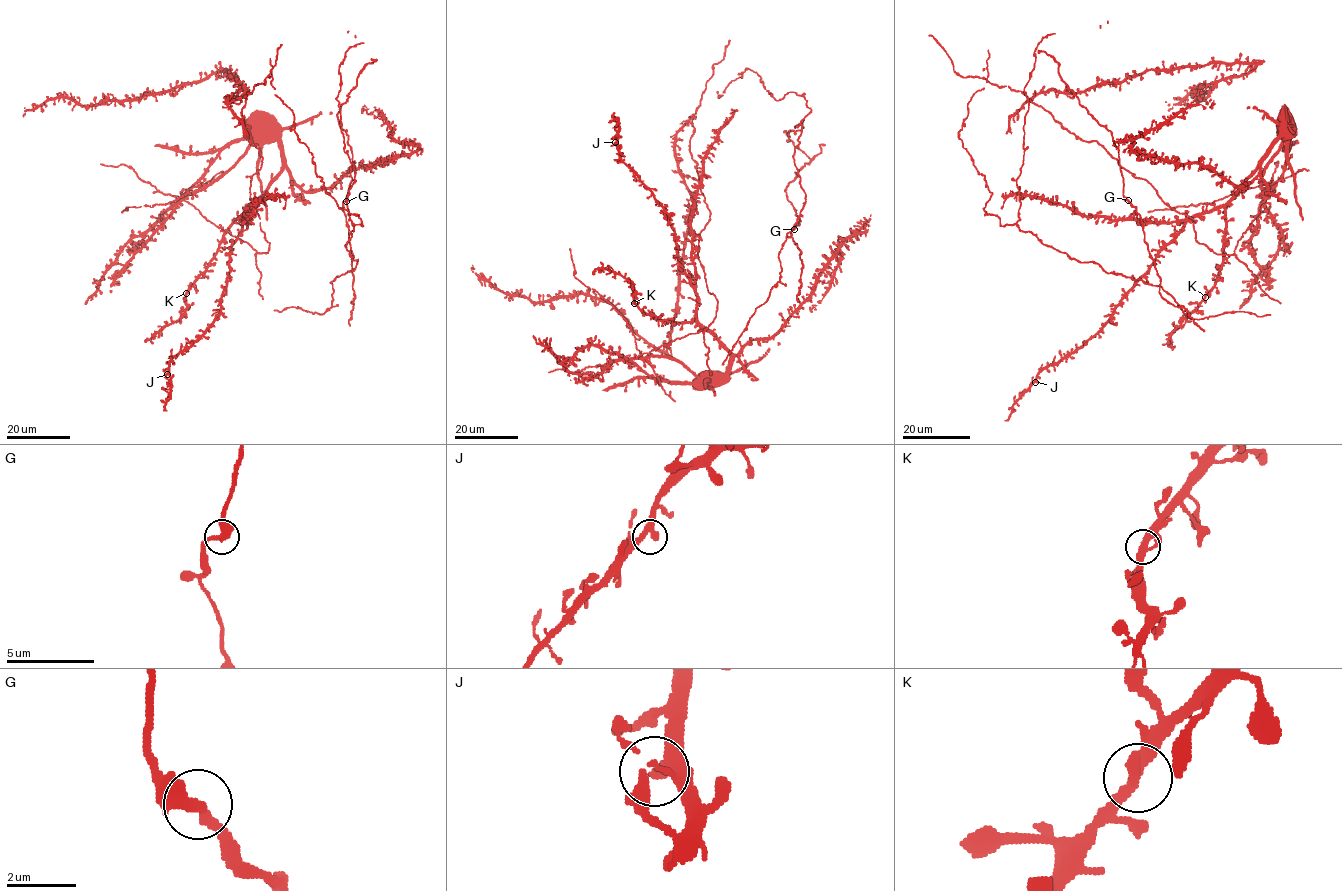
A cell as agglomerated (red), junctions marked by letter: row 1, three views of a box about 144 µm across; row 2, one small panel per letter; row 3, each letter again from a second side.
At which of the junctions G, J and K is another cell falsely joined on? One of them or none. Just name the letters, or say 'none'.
none

